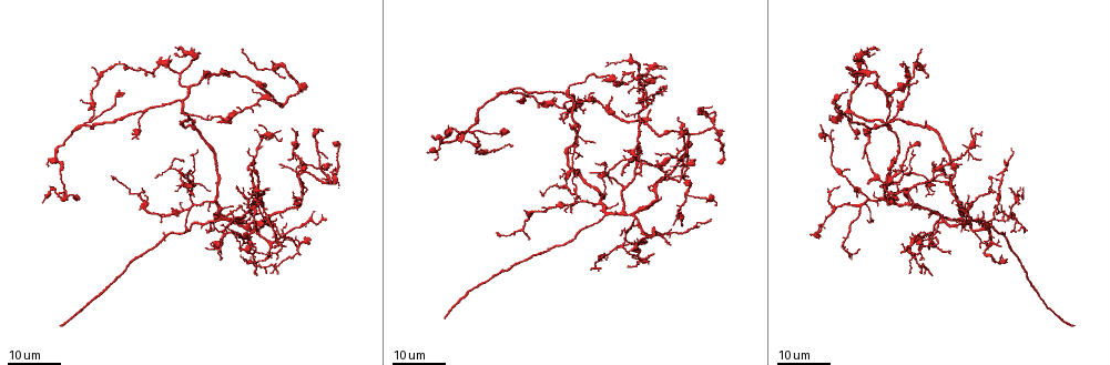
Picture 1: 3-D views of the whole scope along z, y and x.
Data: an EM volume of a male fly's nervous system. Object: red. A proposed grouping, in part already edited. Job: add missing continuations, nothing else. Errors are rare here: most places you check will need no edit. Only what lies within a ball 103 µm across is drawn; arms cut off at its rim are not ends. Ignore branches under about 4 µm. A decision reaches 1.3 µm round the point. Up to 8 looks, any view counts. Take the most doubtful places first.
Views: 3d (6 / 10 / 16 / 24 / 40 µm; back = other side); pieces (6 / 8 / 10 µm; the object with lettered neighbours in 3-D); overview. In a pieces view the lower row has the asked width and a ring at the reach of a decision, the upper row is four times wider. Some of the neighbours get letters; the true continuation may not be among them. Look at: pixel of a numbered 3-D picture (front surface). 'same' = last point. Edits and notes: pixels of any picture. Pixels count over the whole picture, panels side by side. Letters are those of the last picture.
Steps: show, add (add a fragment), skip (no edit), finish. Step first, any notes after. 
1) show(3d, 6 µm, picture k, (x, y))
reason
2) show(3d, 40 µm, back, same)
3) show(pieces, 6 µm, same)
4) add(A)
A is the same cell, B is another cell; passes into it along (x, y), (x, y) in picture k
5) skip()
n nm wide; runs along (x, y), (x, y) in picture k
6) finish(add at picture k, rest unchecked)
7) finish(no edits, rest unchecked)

show(3d, 16 µm, picture 1, (256, 276))

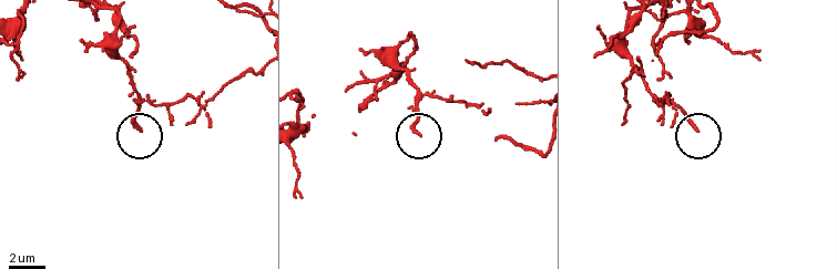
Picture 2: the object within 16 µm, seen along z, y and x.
show(pieces, 6 µm, picture 2, (140, 129))
what lies round it

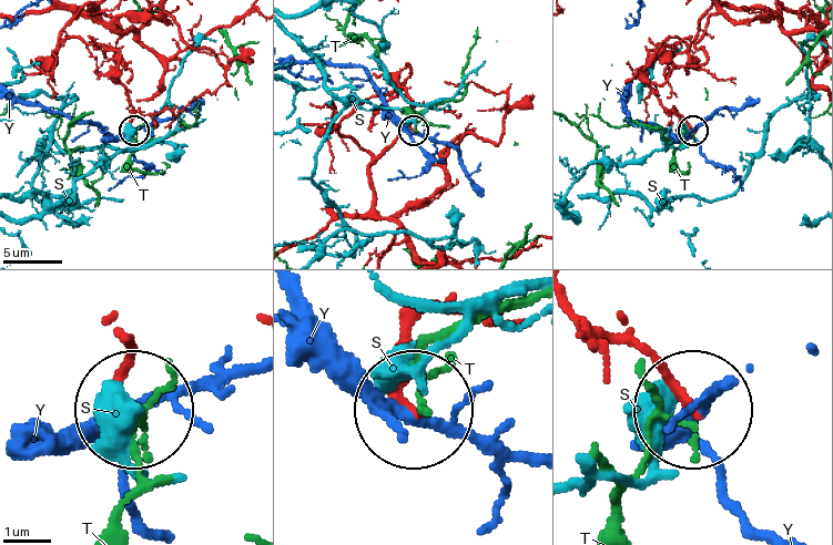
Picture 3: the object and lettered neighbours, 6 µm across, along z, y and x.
skip()
S, T and Y are other cells; runs along (359, 145), (341, 123), (396, 81), (413, 131) in picture 3; no lettered fragment goes on from it

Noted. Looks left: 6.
show(3d, 16 µm, picture 1, (241, 50))
long arm stops here

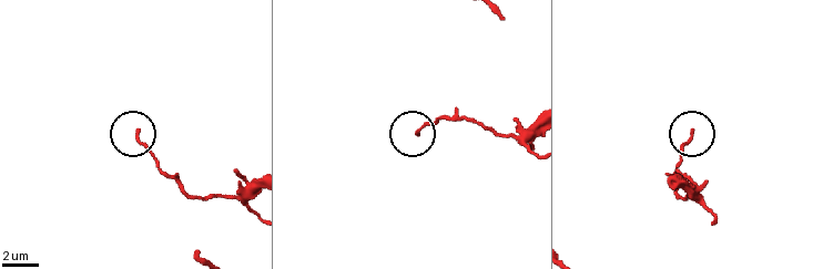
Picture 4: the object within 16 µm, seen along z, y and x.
show(pieces, 8 µm, picture 4, (138, 131))

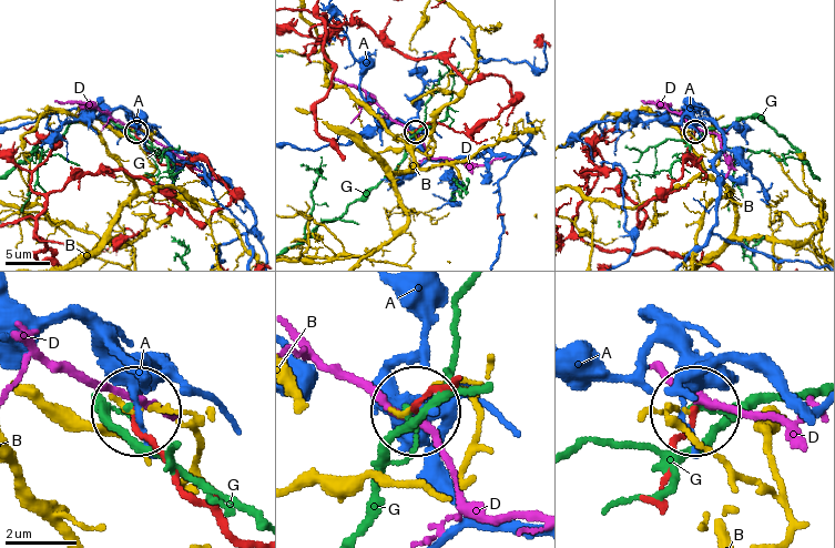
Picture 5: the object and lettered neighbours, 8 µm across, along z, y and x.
skip()
A, B, D and G are other cells; runs along (659, 500), (671, 449), (695, 417) in picture 5; no lettered fragment goes on from it

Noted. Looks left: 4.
show(3d, 16 µm, picture 1, (206, 232))
free end

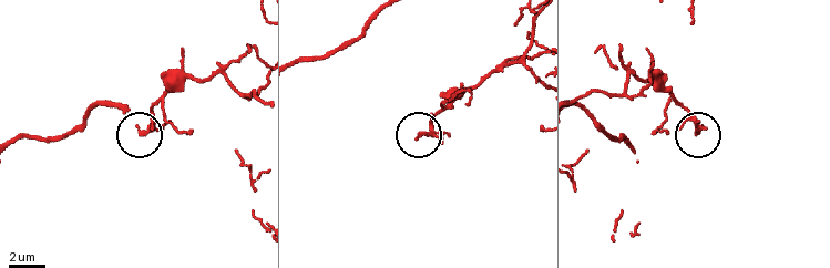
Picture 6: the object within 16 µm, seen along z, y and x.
show(pieces, 10 µm, picture 6, (420, 135))

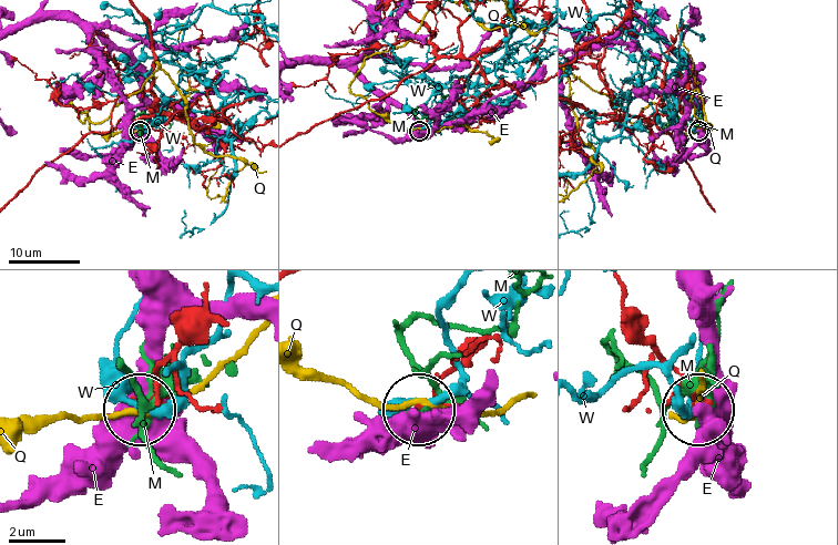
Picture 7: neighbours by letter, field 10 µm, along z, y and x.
skip()
270 nm wide; E, M, Q and W are other cells; none of them fits

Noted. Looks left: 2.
show(3d, 16 µm, picture 1, (1010, 187))
branch stops here

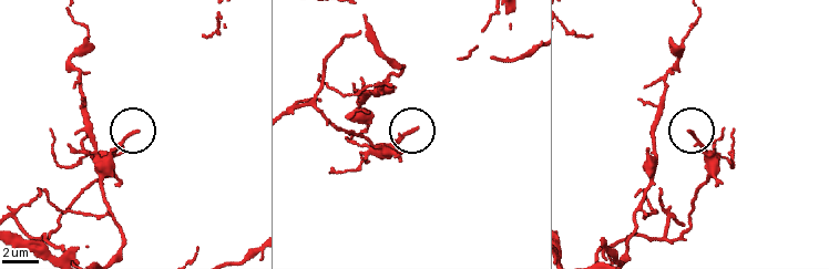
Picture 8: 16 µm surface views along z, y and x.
show(pieces, 8 µm, picture 8, (135, 130))

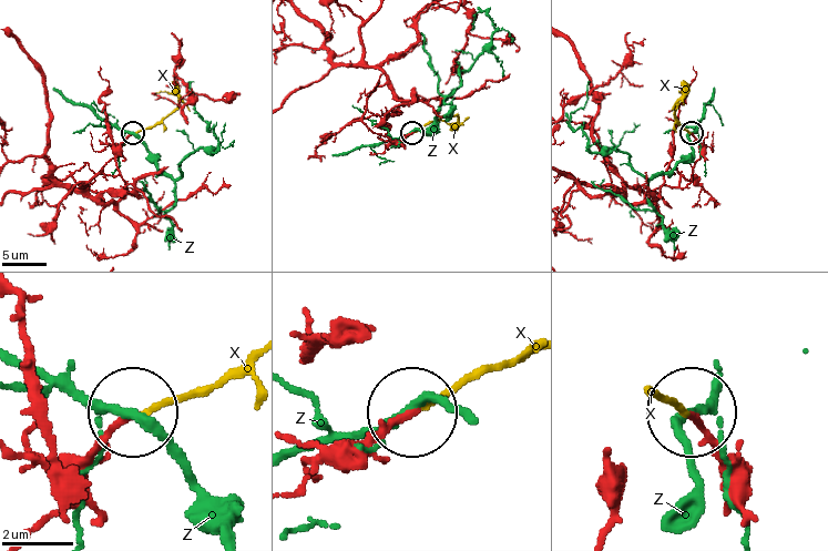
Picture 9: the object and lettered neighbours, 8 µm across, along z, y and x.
add(X)
X is the same cell, Z is another cell; it goes on there

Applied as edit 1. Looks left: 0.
finish(add at picture 9, rest unchecked)

